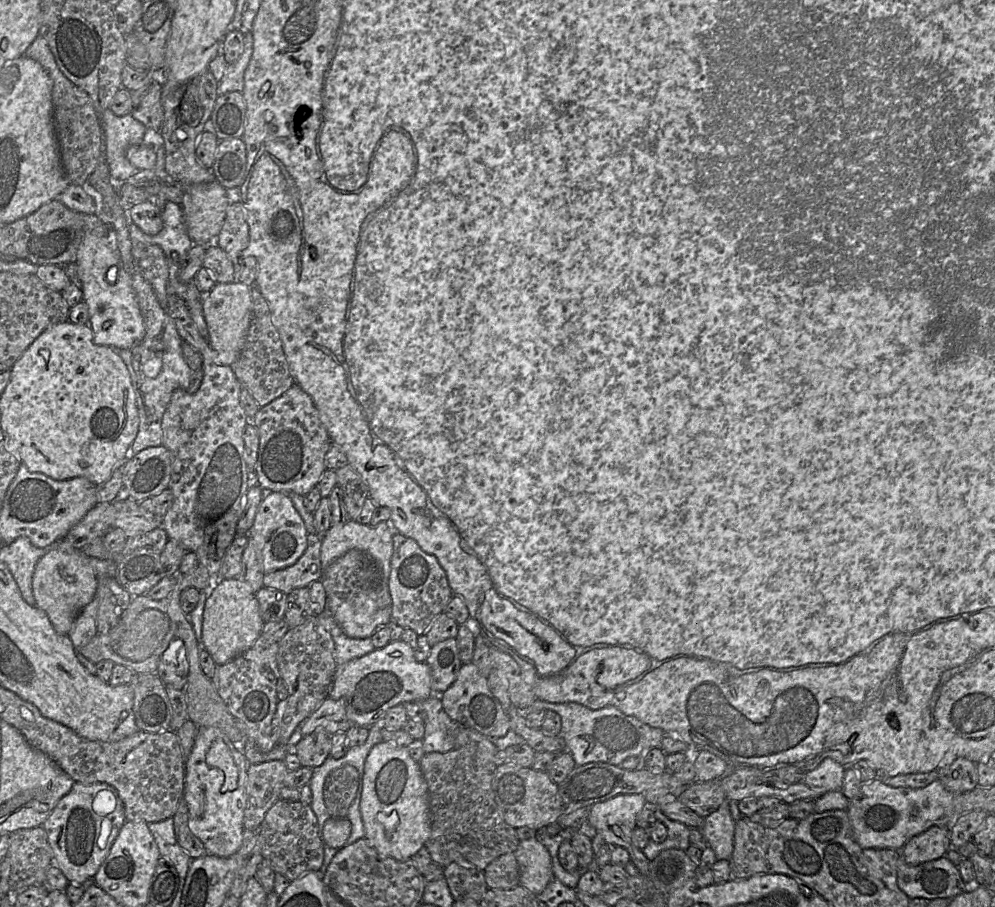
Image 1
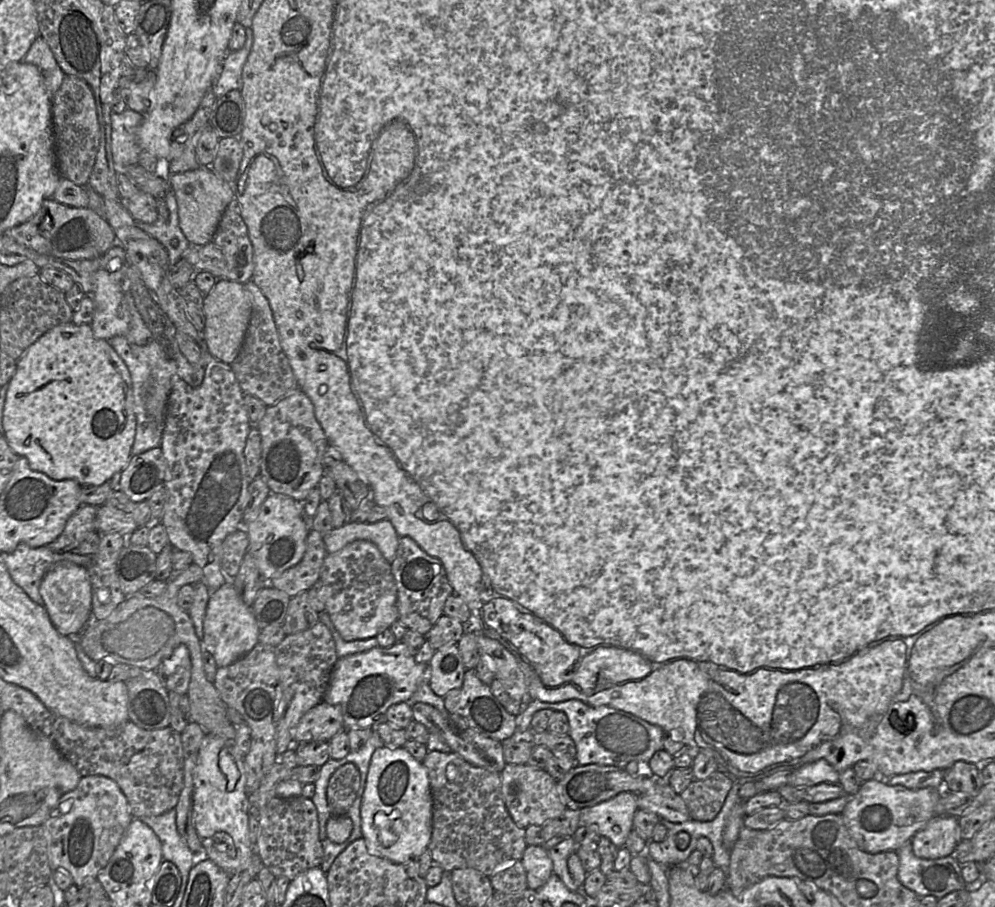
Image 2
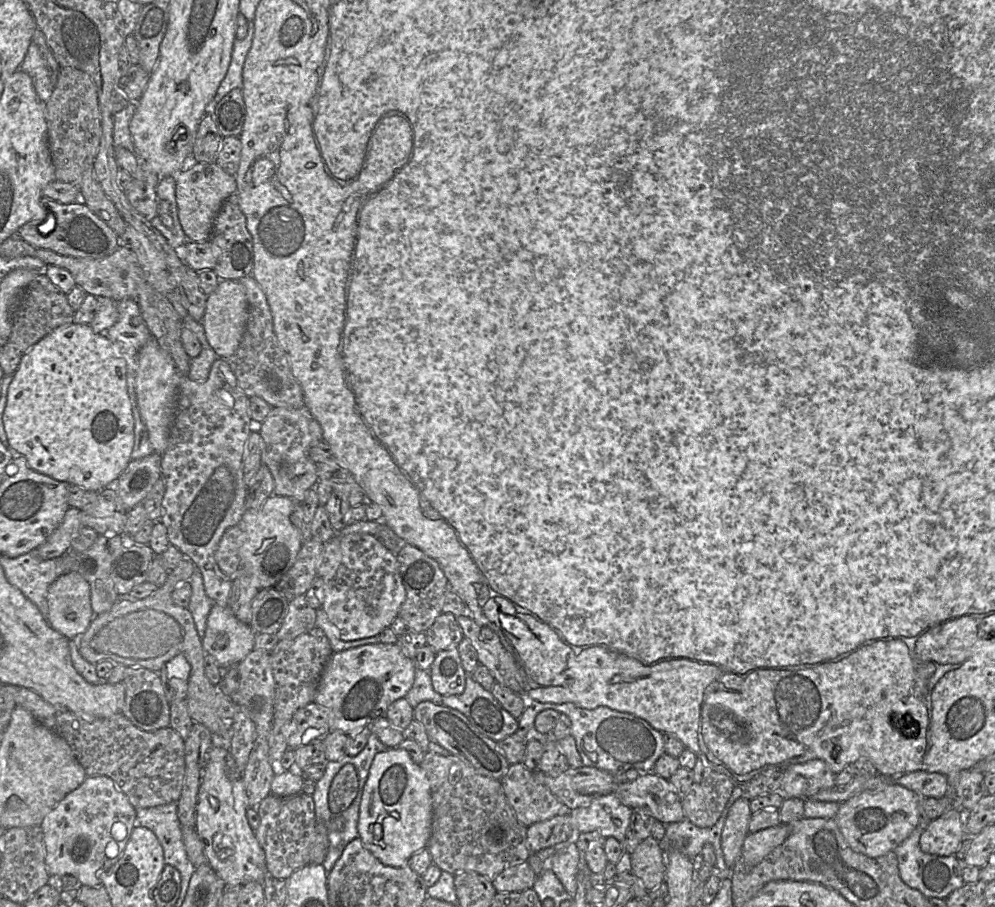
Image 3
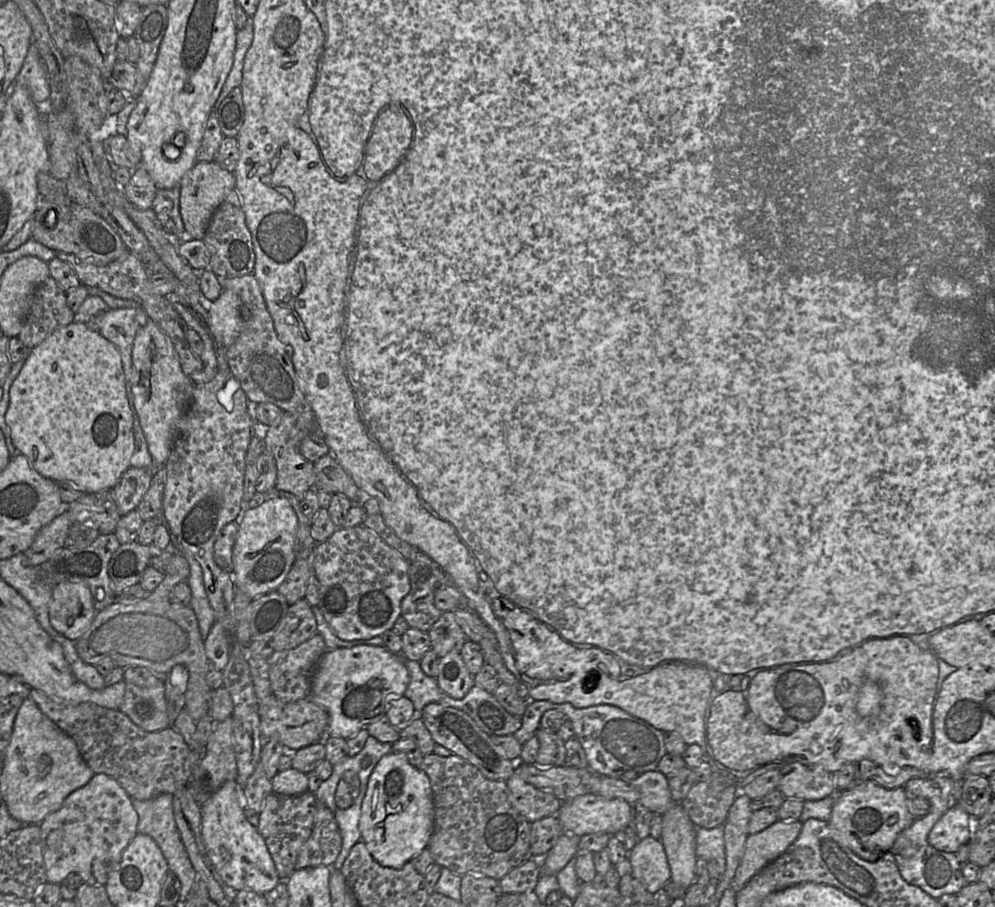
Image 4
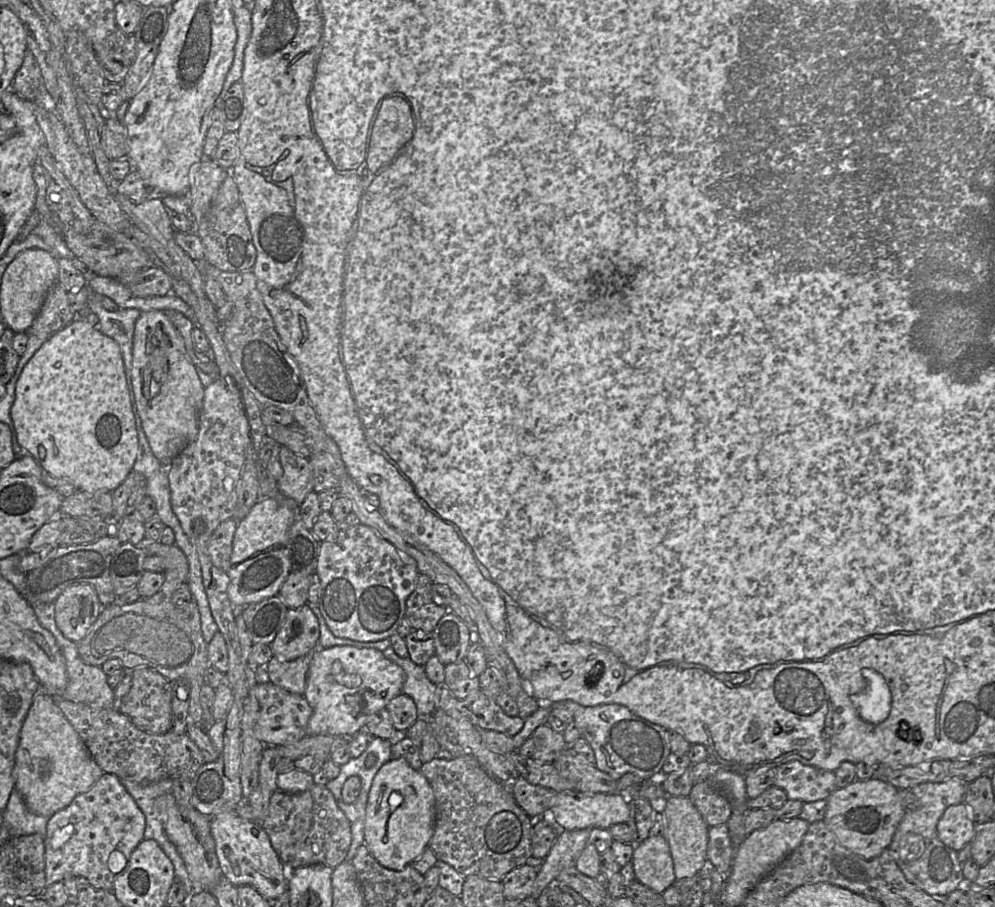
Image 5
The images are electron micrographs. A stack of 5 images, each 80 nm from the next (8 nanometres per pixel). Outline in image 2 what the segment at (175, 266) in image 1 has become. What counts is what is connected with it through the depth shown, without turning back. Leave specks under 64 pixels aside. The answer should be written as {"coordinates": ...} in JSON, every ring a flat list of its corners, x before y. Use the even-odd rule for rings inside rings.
{"coordinates":[[173,190,164,197,169,211,168,219,158,216,153,224,137,223,143,231,160,242,165,248,170,267,174,266,191,248,179,225,178,205]]}

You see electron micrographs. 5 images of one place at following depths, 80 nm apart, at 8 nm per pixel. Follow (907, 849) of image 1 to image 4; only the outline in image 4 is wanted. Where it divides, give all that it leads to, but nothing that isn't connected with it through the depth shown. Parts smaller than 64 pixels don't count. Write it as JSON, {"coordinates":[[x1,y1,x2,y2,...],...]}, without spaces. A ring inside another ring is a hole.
{"coordinates":[[957,803,934,824,927,839,938,850,956,853,962,844,969,843,973,831,973,818]]}

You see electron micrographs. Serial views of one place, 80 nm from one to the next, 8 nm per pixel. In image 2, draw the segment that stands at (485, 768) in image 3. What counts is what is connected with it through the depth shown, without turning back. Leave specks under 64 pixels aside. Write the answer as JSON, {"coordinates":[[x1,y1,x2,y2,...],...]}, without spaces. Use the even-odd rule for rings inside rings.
{"coordinates":[[419,702,412,706,412,716,413,721,424,725,429,733,439,735,453,752,458,753,469,764,496,773,501,773,504,769,506,763,501,742,483,736,461,716,439,711,429,704]]}

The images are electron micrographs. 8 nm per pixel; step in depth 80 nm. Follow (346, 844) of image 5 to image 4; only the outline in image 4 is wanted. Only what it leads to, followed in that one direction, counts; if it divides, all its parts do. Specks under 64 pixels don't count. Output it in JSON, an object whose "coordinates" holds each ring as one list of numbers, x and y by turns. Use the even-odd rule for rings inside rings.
{"coordinates":[[316,799,312,833,298,854,295,870,315,866,332,867,341,847,342,836,334,813]]}

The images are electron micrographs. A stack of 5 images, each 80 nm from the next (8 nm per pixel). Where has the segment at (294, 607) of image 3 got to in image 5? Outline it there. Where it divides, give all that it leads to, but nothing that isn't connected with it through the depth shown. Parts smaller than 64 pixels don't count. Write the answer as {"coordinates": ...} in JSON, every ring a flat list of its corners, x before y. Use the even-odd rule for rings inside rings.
{"coordinates":[[308,604,287,610,283,625,270,644,273,656,292,661,319,649,319,623]]}

